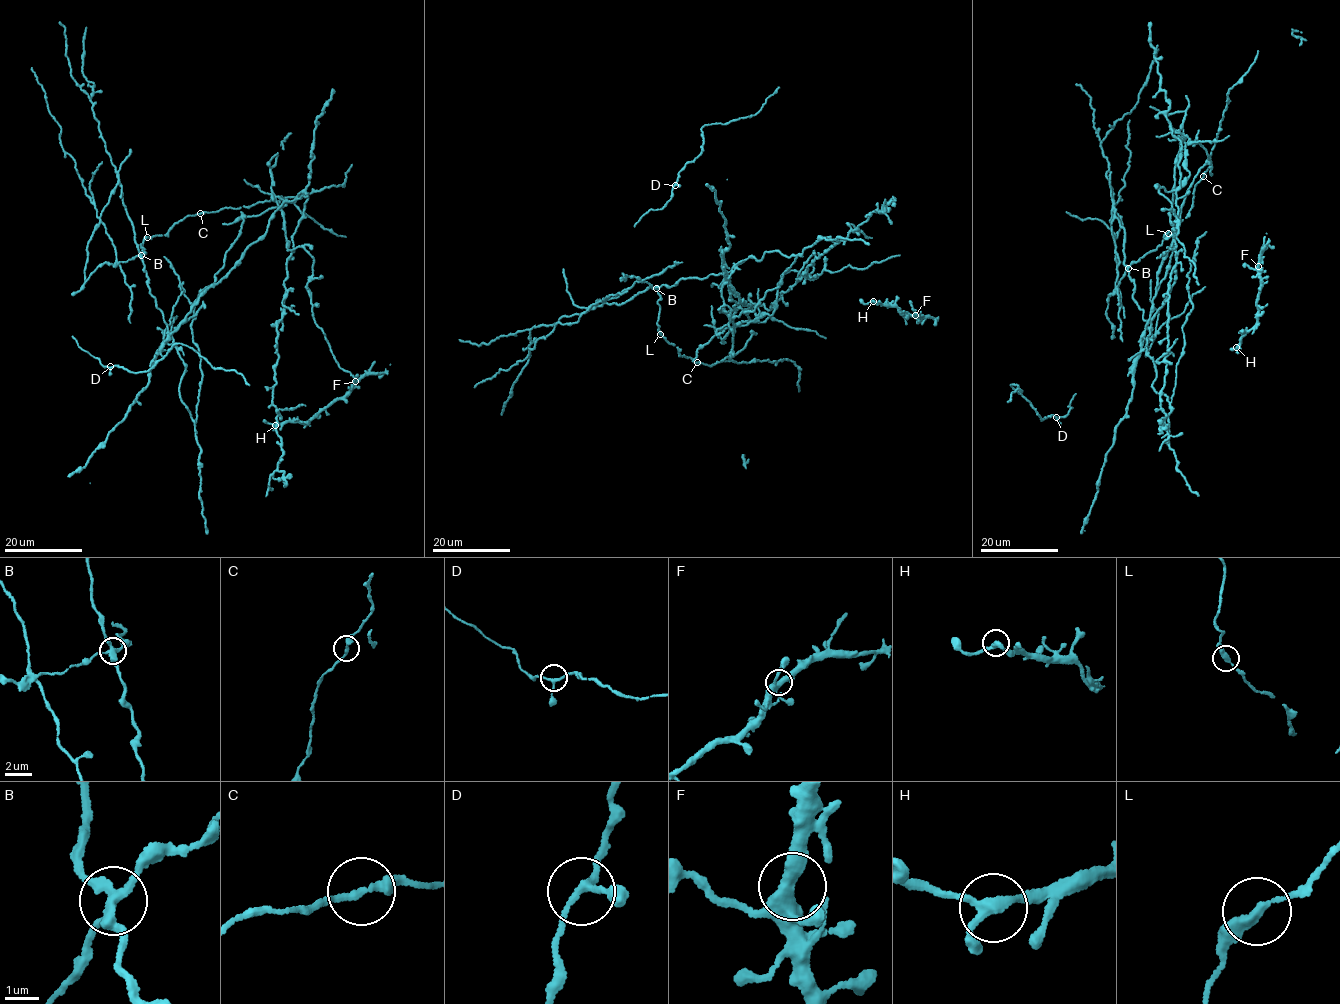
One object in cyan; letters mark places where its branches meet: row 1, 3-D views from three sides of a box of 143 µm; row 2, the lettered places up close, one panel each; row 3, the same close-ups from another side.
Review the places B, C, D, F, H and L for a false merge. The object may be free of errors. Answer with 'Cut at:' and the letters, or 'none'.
Cut at: B

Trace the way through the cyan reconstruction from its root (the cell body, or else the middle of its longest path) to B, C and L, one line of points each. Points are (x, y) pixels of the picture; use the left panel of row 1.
B: (235, 265), (200, 297), (185, 319), (163, 343), (168, 337), (167, 326), (150, 292), (141, 255)
C: (235, 265), (193, 305), (214, 282), (243, 219), (238, 208), (201, 213)
L: (235, 265), (200, 297), (163, 343), (167, 326), (150, 292), (143, 263), (144, 249), (140, 245), (147, 237)

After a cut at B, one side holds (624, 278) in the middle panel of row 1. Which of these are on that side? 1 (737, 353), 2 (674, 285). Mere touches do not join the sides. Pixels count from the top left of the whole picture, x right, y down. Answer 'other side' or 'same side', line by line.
1: other side
2: other side

